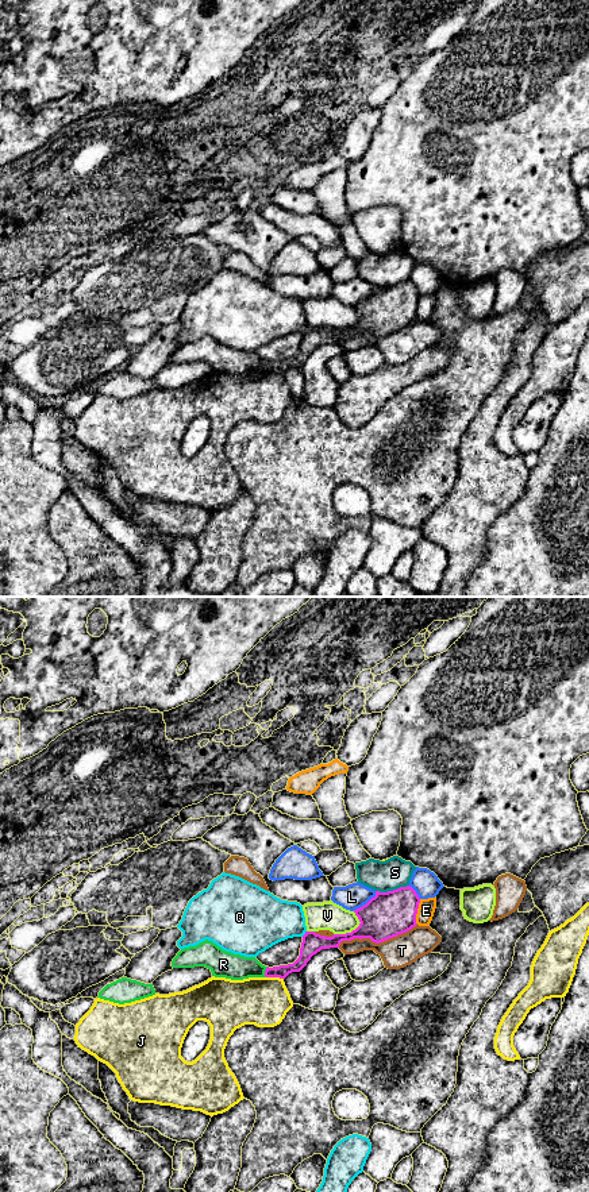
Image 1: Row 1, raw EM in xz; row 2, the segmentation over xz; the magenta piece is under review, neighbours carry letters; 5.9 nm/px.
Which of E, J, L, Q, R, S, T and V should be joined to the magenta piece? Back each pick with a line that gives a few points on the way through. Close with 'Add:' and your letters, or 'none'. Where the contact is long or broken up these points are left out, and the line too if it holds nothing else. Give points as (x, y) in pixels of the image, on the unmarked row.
Add: none

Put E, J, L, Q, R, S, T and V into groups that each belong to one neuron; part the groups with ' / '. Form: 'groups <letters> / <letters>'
groups E / J / L V / Q / R S T

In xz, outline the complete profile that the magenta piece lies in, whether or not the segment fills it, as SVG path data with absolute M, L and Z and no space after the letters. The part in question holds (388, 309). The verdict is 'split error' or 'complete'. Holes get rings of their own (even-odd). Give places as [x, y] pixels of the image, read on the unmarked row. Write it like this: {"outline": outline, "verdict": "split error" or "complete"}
{"outline": "M409 281L388 288L376 286L374 293L354 305L361 317L355 325L346 329L334 329L332 332L305 327L299 354L293 359L267 362L265 371L285 374L292 367L300 367L313 350L322 344L339 343L342 336L370 333L373 337L380 339L407 328L417 320L419 298L419 290Z", "verdict": "complete"}

